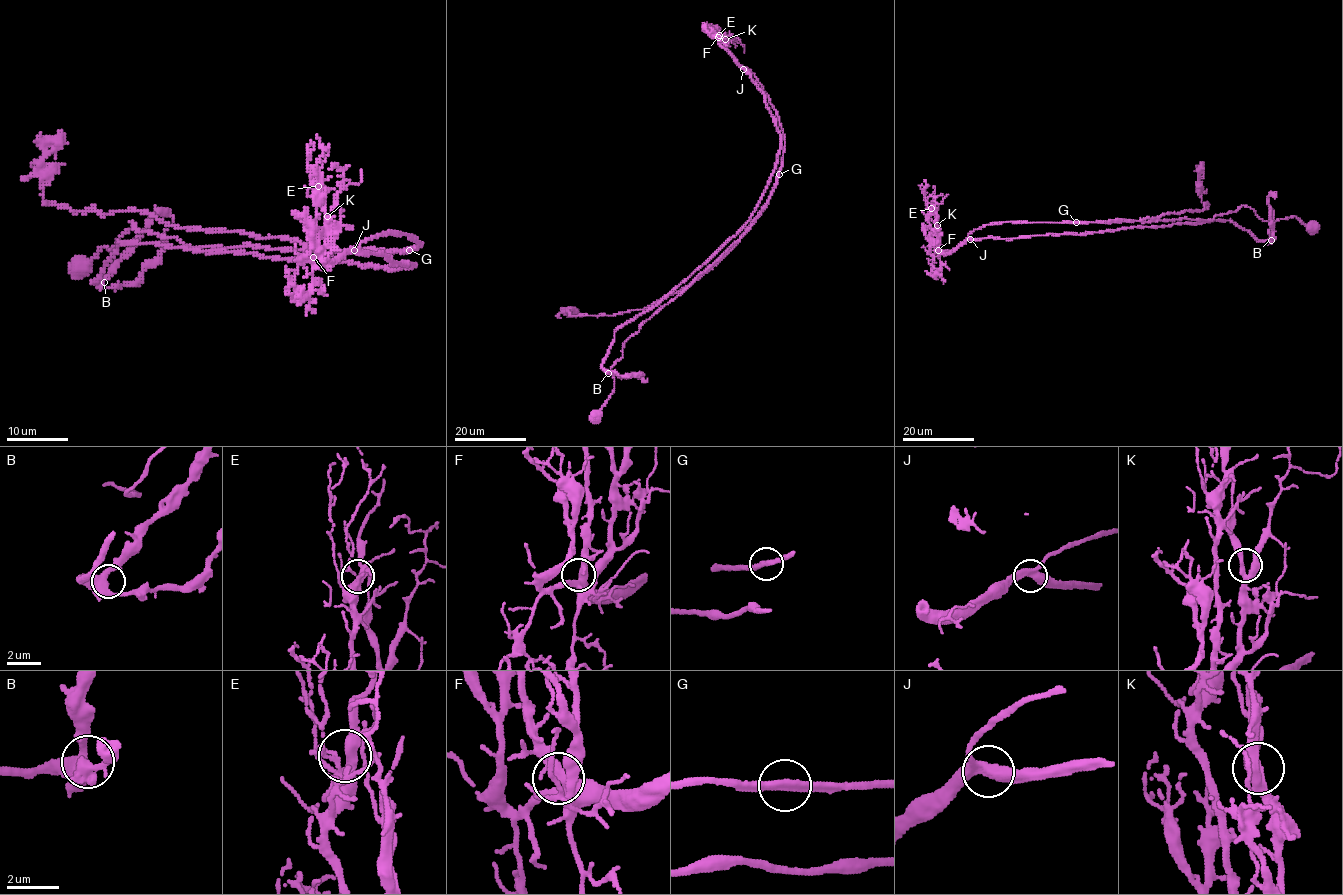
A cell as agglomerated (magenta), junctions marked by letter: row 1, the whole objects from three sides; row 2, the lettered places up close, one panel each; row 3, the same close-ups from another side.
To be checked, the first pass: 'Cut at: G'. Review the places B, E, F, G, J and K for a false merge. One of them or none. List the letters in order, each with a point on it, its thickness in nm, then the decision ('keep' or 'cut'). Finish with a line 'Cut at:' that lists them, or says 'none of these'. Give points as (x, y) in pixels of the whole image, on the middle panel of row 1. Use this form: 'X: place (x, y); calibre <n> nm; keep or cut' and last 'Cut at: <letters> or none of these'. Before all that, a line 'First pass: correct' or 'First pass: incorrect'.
First pass: correct
B: place (608, 373); calibre 420 nm; keep
E: place (719, 35); calibre 380 nm; keep
F: place (718, 37); calibre 360 nm; keep
G: place (779, 174); calibre 380 nm; cut
J: place (743, 69); calibre 360 nm; keep
K: place (725, 39); calibre 280 nm; keep
Cut at: G

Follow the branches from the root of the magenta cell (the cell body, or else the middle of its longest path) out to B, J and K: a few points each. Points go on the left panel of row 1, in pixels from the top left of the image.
B: (79, 268), (132, 222), (198, 248), (422, 244), (357, 247), (413, 265), (396, 269), (119, 243), (104, 282)
J: (79, 268), (102, 248), (114, 252), (132, 222), (198, 248), (327, 254), (422, 244), (391, 231), (354, 250)
K: (79, 268), (114, 252), (132, 222), (198, 248), (422, 244), (391, 231), (316, 261), (327, 216)

